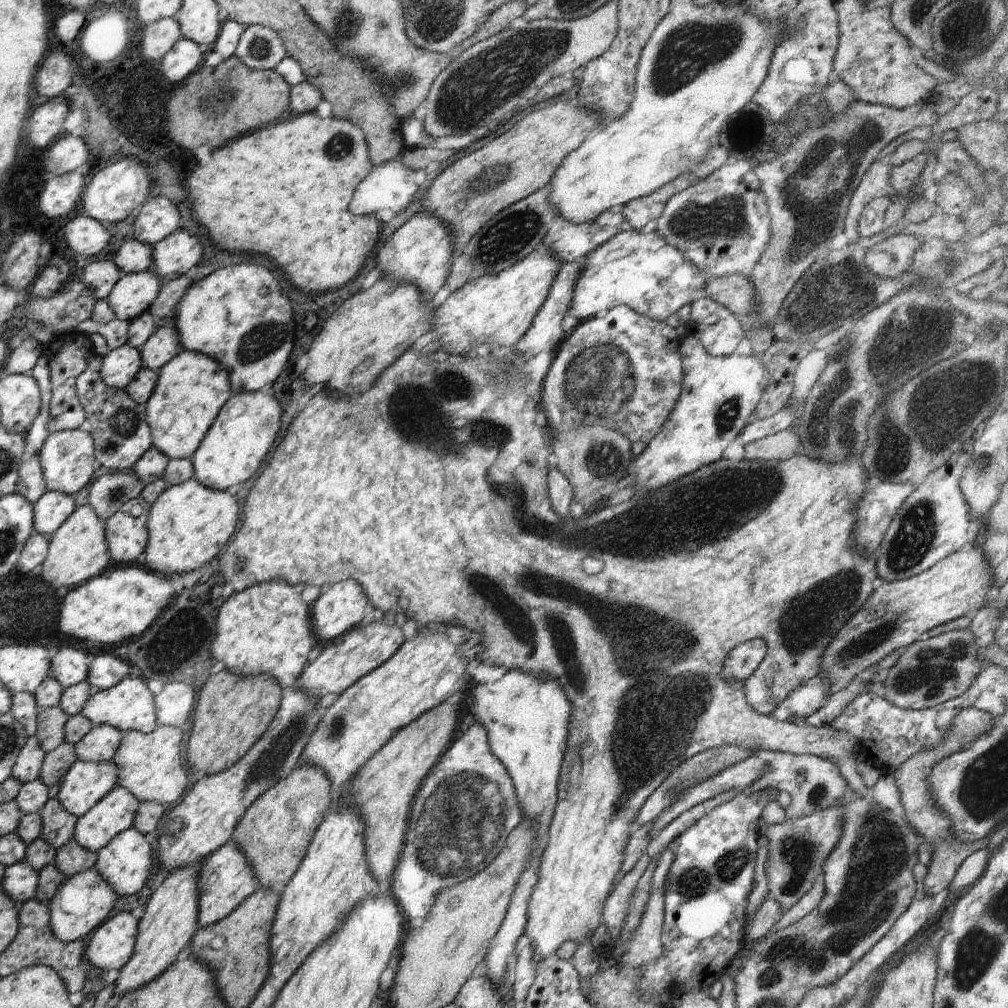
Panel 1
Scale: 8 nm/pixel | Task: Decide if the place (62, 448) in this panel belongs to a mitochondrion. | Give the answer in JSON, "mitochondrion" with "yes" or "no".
{"mitochondrion":"yes"}

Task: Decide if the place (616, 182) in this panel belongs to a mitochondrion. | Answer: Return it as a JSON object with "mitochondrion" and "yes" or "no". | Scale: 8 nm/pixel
{"mitochondrion":"no"}

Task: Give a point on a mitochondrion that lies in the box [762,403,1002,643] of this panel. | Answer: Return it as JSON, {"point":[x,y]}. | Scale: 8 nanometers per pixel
{"point":[917,531]}

